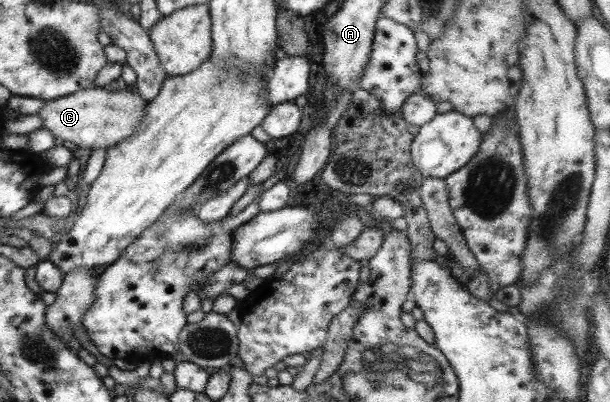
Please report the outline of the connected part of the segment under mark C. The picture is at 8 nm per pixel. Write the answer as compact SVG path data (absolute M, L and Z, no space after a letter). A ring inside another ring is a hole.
M87 87L73 94L43 101L37 116L43 122L43 130L49 130L51 135L69 141L78 148L97 150L111 148L115 142L127 138L141 123L144 116L144 106L147 104L135 90L112 91L109 88Z

